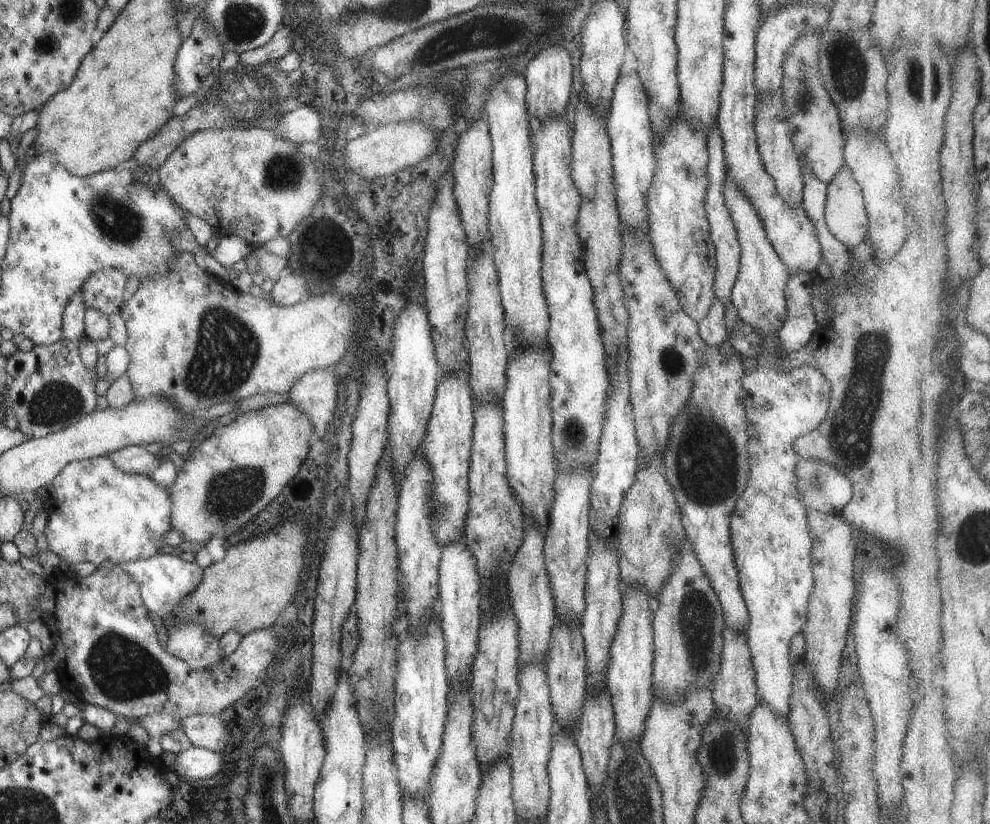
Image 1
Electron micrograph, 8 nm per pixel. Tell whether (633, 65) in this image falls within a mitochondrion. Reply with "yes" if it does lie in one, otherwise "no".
no

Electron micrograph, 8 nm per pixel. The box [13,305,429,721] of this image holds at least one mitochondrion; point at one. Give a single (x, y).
(123, 671)

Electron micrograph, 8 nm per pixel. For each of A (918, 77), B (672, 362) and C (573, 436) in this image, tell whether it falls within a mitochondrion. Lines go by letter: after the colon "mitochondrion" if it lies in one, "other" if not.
A: mitochondrion
B: mitochondrion
C: mitochondrion

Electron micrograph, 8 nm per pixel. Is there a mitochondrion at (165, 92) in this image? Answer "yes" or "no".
no

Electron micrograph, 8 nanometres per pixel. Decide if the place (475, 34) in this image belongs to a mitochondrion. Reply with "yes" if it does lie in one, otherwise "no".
yes

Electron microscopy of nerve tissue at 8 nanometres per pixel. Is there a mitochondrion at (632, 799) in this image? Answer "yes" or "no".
yes

